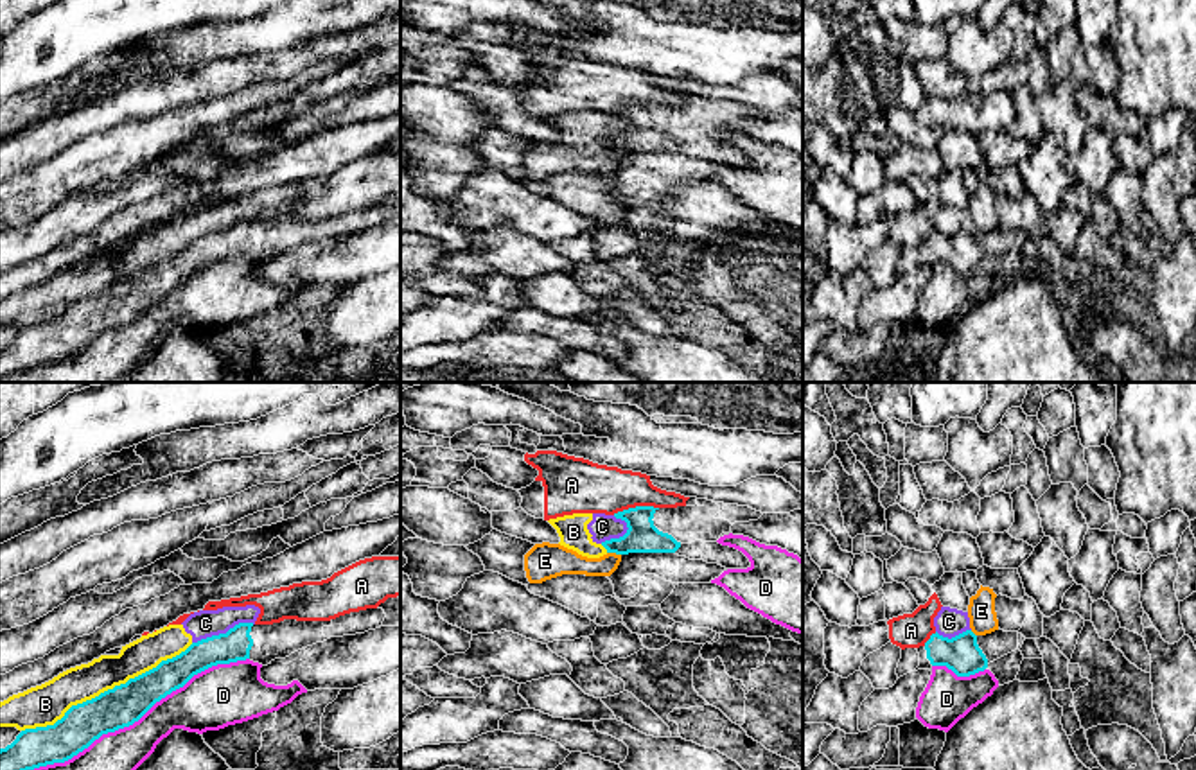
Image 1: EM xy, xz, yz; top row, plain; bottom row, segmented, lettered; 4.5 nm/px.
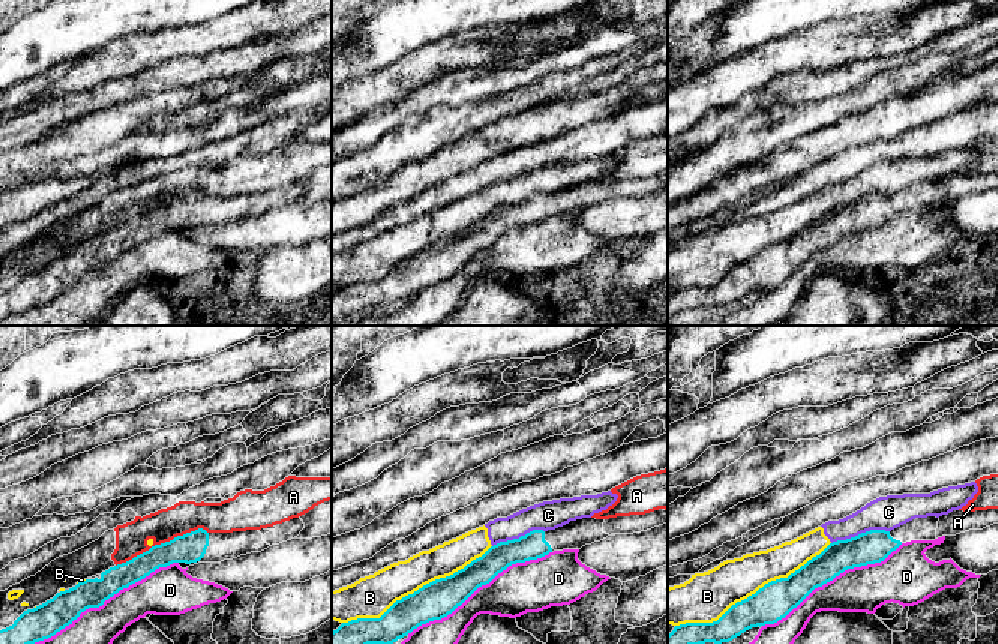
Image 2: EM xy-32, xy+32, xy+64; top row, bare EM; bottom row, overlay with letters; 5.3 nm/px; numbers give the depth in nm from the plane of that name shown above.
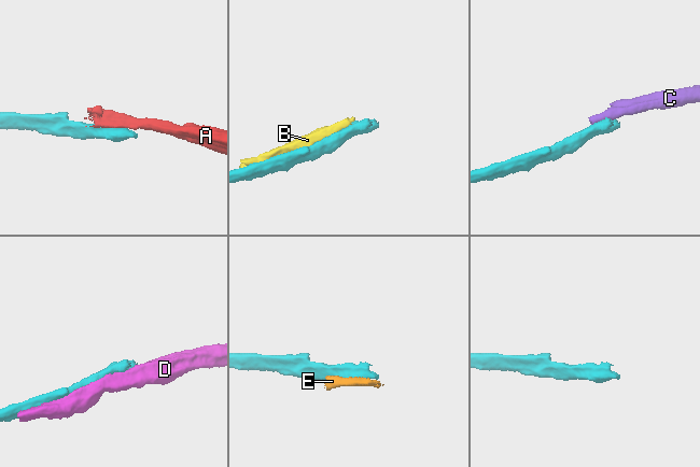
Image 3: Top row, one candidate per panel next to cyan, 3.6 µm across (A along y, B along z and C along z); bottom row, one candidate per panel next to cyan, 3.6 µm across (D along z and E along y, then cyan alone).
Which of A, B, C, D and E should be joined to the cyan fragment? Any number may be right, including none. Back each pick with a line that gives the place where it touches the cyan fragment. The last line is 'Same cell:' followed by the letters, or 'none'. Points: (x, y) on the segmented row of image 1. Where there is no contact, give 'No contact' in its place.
Same cell: none

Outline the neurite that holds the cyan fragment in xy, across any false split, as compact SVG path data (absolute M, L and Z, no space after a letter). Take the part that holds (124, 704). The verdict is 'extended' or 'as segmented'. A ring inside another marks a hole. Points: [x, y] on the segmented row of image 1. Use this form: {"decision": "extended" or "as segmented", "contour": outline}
{"decision": "extended", "contour": "M377 607L330 621L239 623L226 634L192 643L180 655L162 661L126 684L72 705L54 725L22 731L11 745L0 748L0 770L34 770L65 763L102 734L133 725L156 702L212 666L246 659L268 666L330 637L381 628L384 617L384 610Z"}

